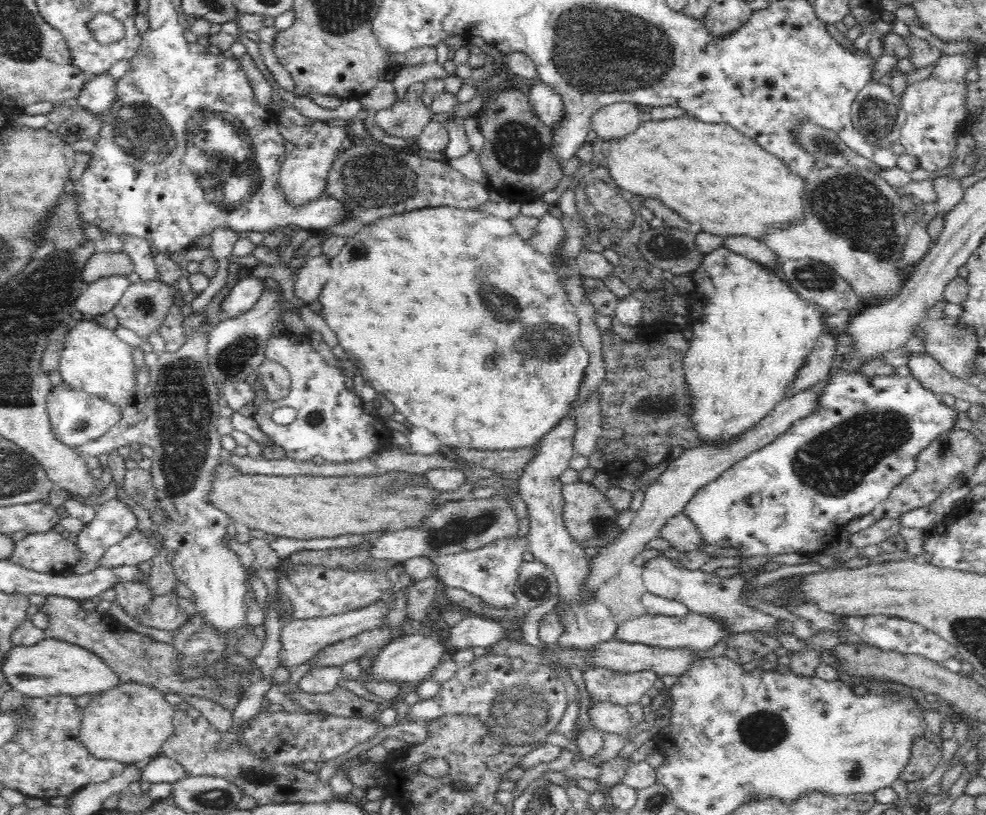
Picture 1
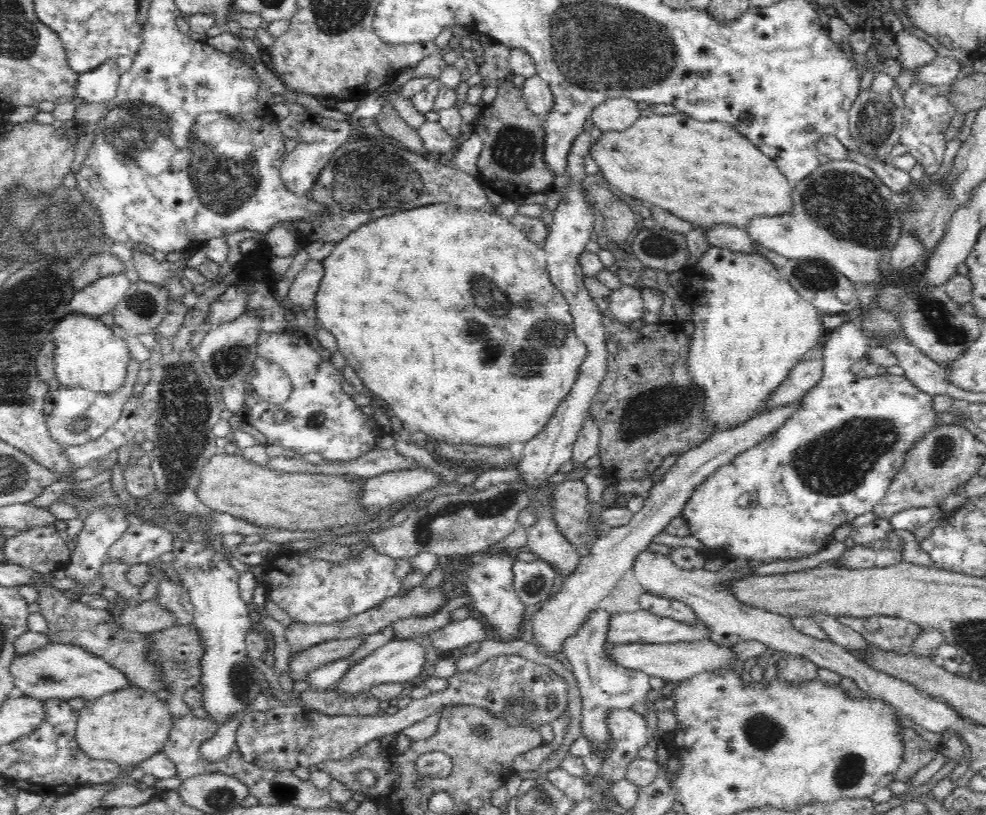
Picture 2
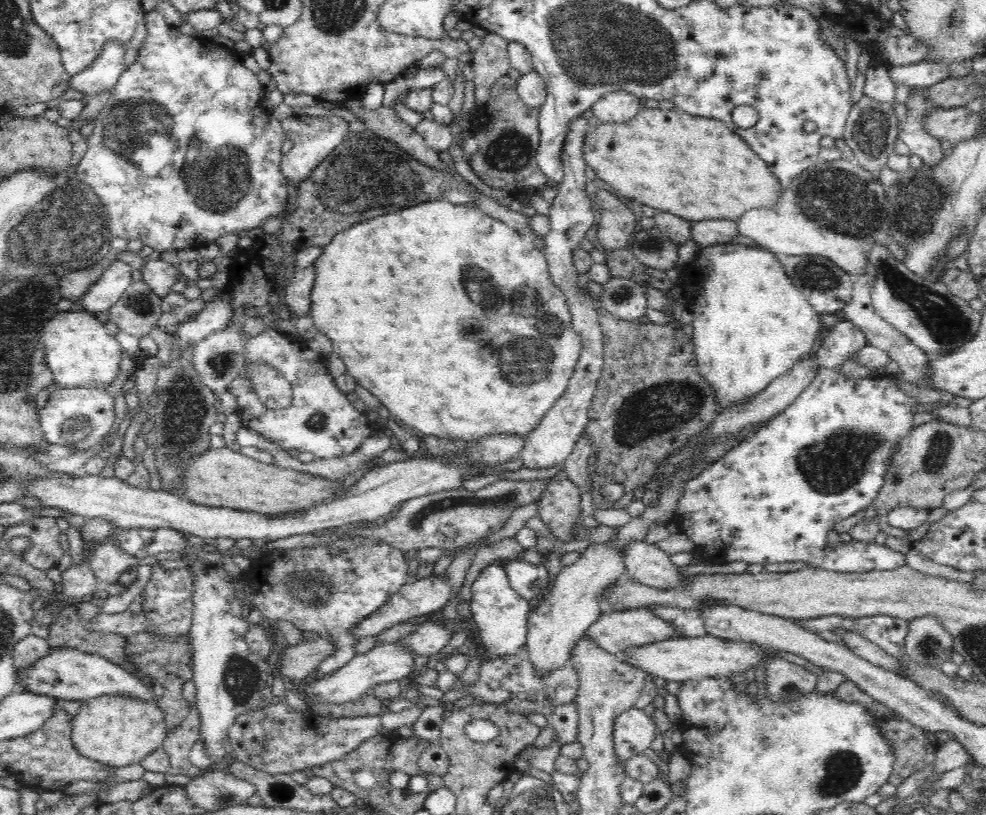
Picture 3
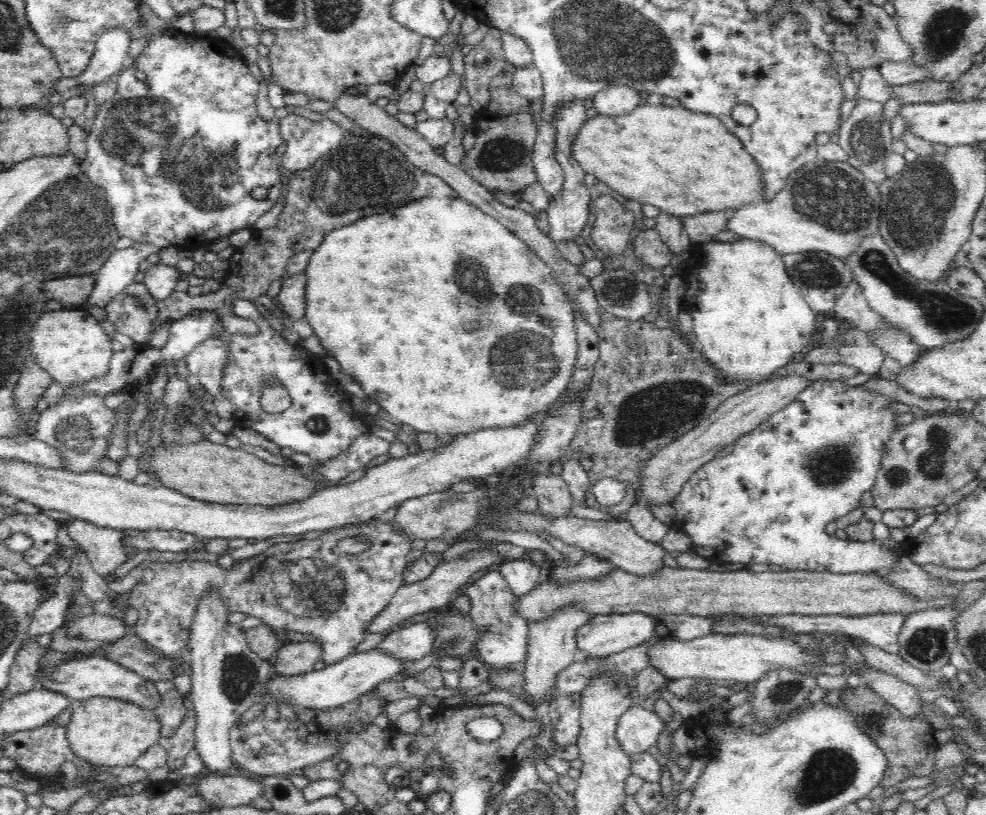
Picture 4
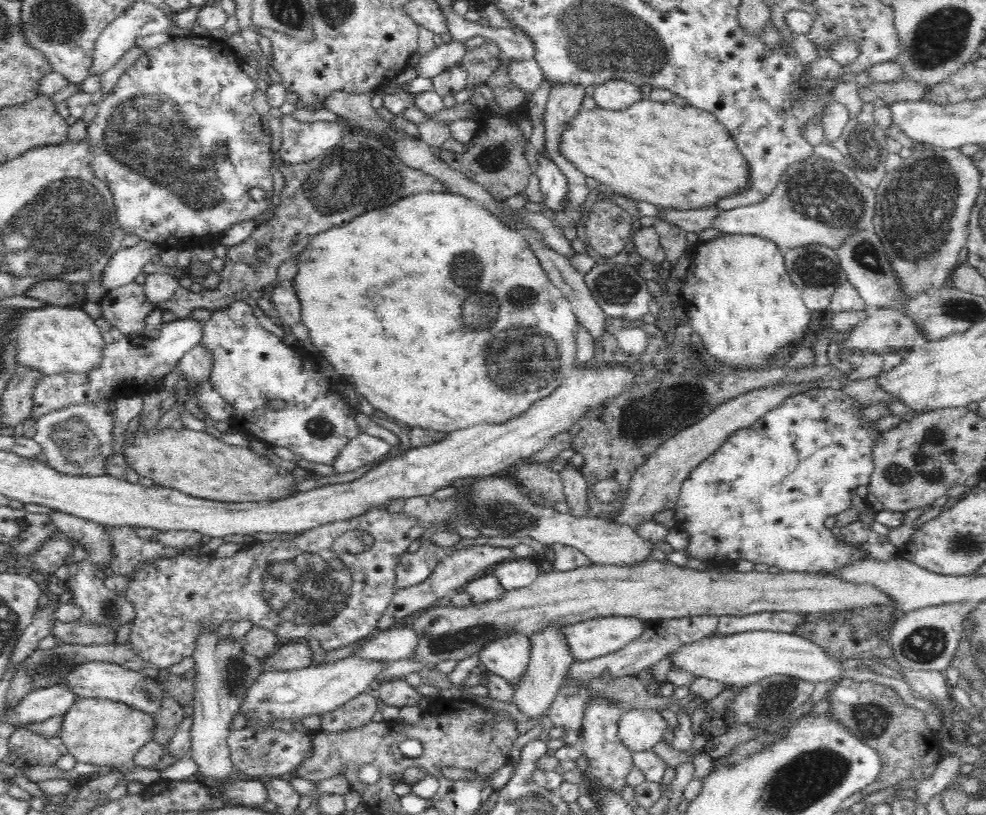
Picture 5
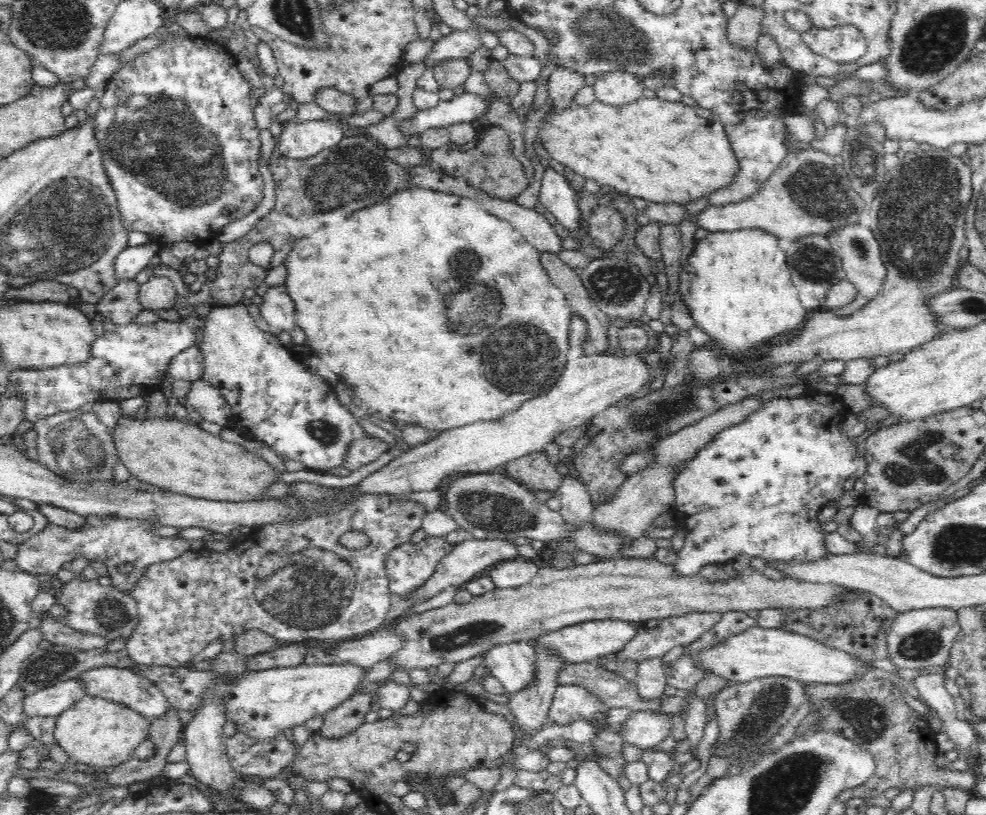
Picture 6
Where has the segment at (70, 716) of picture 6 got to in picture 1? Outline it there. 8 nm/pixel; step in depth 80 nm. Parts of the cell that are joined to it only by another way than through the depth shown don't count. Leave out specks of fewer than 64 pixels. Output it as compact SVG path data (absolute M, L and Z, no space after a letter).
M135 682L118 683L112 688L103 690L100 694L94 695L84 708L79 739L94 756L102 757L104 760L116 760L127 766L140 760L156 758L175 730L173 721L175 706L166 701L164 694L165 692L160 691L156 685Z

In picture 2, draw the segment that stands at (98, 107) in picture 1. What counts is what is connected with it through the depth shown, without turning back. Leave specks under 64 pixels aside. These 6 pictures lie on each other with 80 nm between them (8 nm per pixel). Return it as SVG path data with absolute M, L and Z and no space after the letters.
M115 61L102 64L96 70L80 73L76 88L78 98L86 104L110 104L117 95L119 76Z

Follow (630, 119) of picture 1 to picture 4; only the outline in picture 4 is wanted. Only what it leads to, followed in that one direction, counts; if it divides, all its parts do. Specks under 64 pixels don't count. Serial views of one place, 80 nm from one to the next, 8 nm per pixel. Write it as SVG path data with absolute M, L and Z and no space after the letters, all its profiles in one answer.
M626 86L606 88L593 100L597 114L602 116L624 116L639 106L641 94Z

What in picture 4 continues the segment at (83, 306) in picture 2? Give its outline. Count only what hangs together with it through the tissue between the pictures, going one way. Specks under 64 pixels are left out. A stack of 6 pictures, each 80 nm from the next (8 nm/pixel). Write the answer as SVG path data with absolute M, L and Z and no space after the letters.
M135 242L131 248L116 250L110 259L98 270L95 286L86 304L106 308L118 294L124 292L134 283L134 278L139 272L140 263L151 254L159 253L154 244Z

